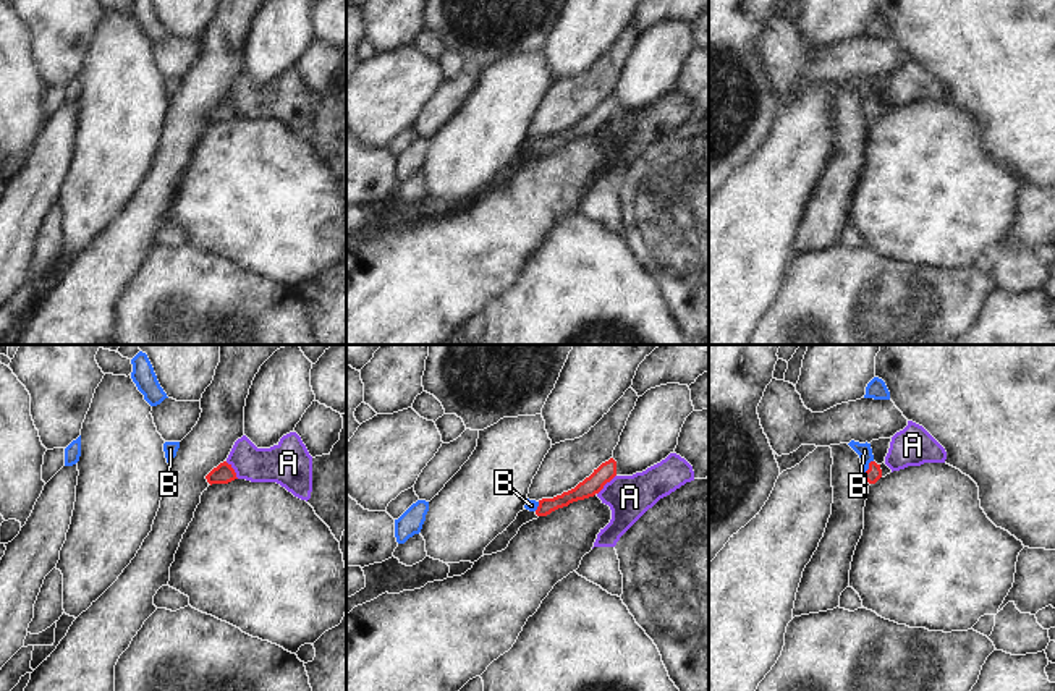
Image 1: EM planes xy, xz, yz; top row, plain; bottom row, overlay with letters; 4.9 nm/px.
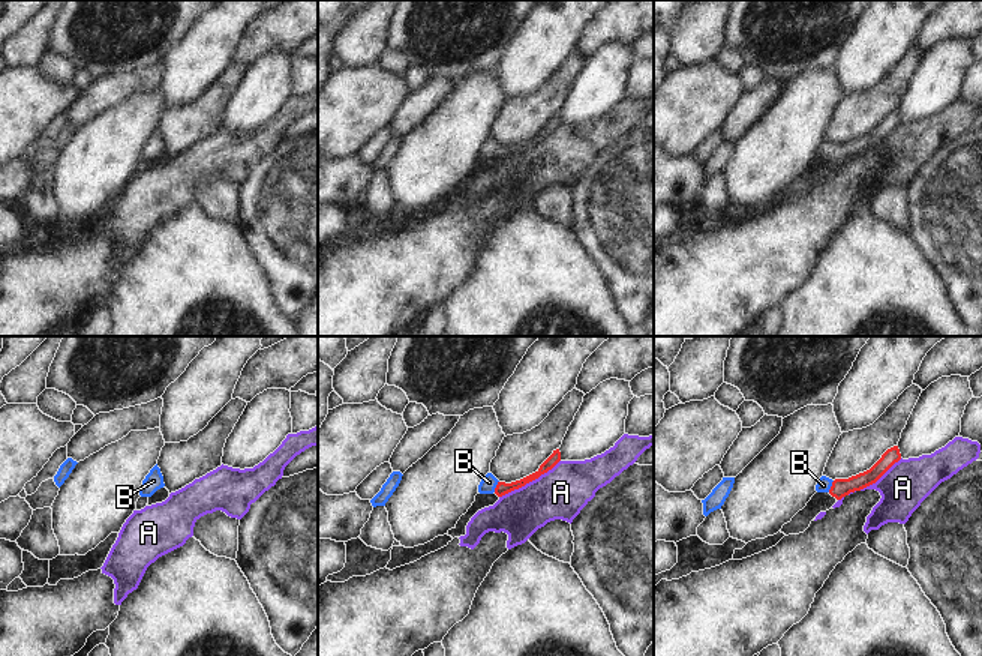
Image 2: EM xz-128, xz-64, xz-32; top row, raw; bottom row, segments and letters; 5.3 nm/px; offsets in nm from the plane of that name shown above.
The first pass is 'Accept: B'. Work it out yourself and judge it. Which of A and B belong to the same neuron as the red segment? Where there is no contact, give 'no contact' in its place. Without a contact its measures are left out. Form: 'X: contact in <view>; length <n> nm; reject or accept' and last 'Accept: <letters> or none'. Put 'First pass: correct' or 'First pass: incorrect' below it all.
A: contact in xz; length 140 nm; reject
B: contact in yz; length 80 nm; accept
Accept: B
First pass: correct

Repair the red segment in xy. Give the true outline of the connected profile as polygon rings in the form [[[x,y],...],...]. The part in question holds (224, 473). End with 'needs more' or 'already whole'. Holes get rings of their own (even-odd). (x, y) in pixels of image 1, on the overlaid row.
[[[227,461],[220,463],[217,468],[214,468],[207,476],[207,482],[212,484],[228,484],[236,477],[235,469]]]; already whole

